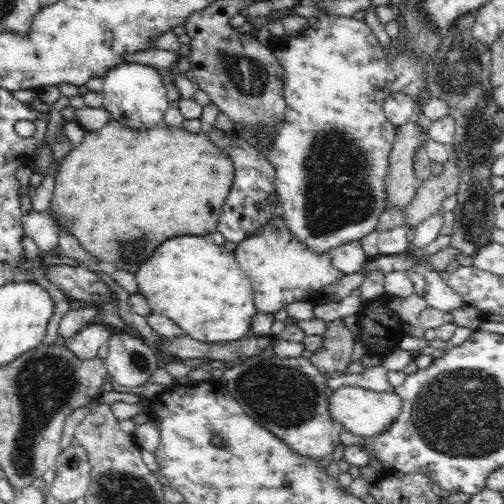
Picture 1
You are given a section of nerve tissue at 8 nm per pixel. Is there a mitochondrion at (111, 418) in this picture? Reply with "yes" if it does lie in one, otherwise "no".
no

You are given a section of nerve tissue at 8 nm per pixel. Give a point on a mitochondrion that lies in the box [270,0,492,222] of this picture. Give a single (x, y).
(459, 58)

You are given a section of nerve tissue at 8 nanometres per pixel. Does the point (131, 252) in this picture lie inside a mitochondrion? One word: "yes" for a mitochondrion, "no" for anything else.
yes

